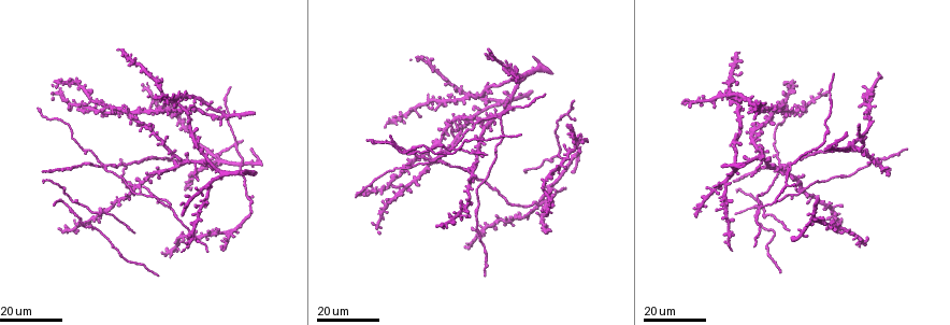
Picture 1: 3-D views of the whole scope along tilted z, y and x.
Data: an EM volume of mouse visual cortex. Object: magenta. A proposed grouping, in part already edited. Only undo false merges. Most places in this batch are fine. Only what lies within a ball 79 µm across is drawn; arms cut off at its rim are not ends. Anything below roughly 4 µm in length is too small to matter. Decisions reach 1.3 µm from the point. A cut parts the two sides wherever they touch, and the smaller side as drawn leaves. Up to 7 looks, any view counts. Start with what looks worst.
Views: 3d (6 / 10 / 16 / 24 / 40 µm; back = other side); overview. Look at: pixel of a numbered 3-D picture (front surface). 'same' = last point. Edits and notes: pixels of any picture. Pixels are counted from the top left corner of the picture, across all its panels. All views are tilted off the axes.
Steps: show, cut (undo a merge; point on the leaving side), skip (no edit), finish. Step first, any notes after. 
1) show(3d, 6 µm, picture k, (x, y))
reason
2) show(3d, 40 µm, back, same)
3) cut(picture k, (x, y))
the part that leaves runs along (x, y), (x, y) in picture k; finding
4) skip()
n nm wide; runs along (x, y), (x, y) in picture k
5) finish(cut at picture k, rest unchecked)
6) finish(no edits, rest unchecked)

show(3d, 16 µm, picture 1, (194, 164))
small branch off a trunk

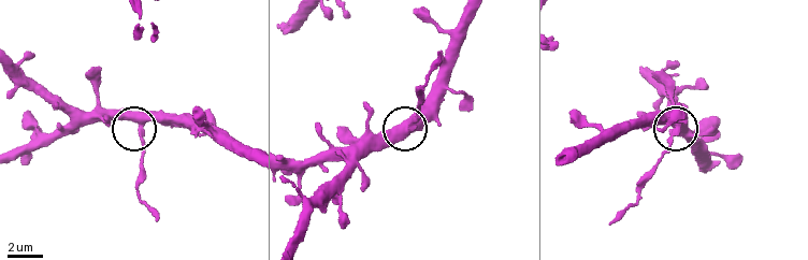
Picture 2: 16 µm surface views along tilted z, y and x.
show(3d, 10 µm, picture 2, (411, 128))

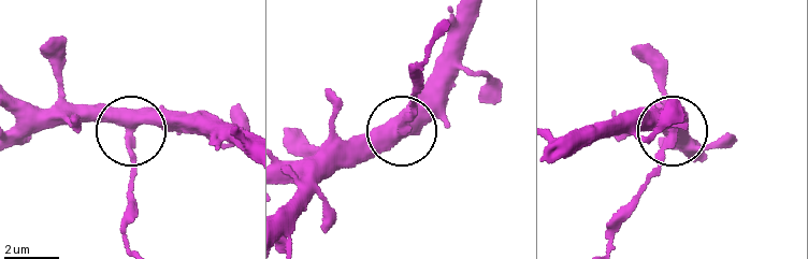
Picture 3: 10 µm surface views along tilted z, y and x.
show(3d, 10 µm, back, picture 3, (131, 132))

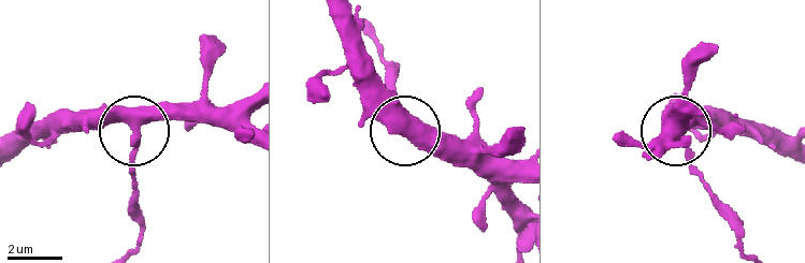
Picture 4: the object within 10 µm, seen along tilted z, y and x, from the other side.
cut(picture 4, (134, 175))
3 arms; the part that leaves runs along (138, 143), (135, 246) in picture 4; two cells meet here

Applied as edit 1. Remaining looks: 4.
show(3d, 24 µm, picture 1, (169, 209))
three-way junction

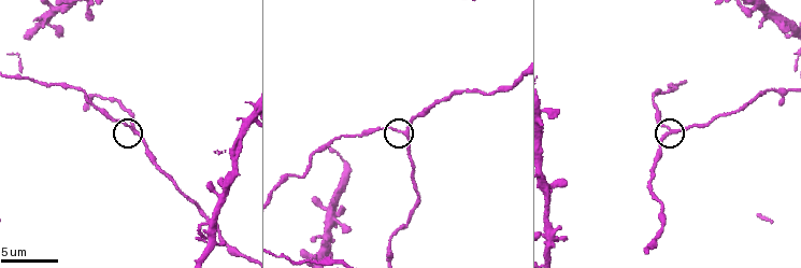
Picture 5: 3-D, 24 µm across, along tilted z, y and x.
show(3d, 10 µm, picture 5, (675, 133))
closer look

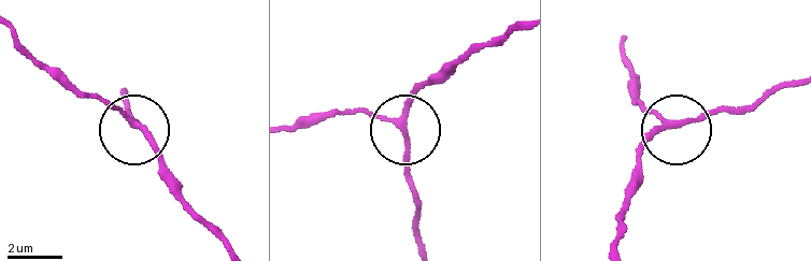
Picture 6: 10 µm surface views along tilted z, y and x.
skip()
3 arms; runs along (621, 52), (638, 101), (673, 122), (632, 169) in picture 6; one cell here

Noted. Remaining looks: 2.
finish(cut at picture 4, rest unchecked)

